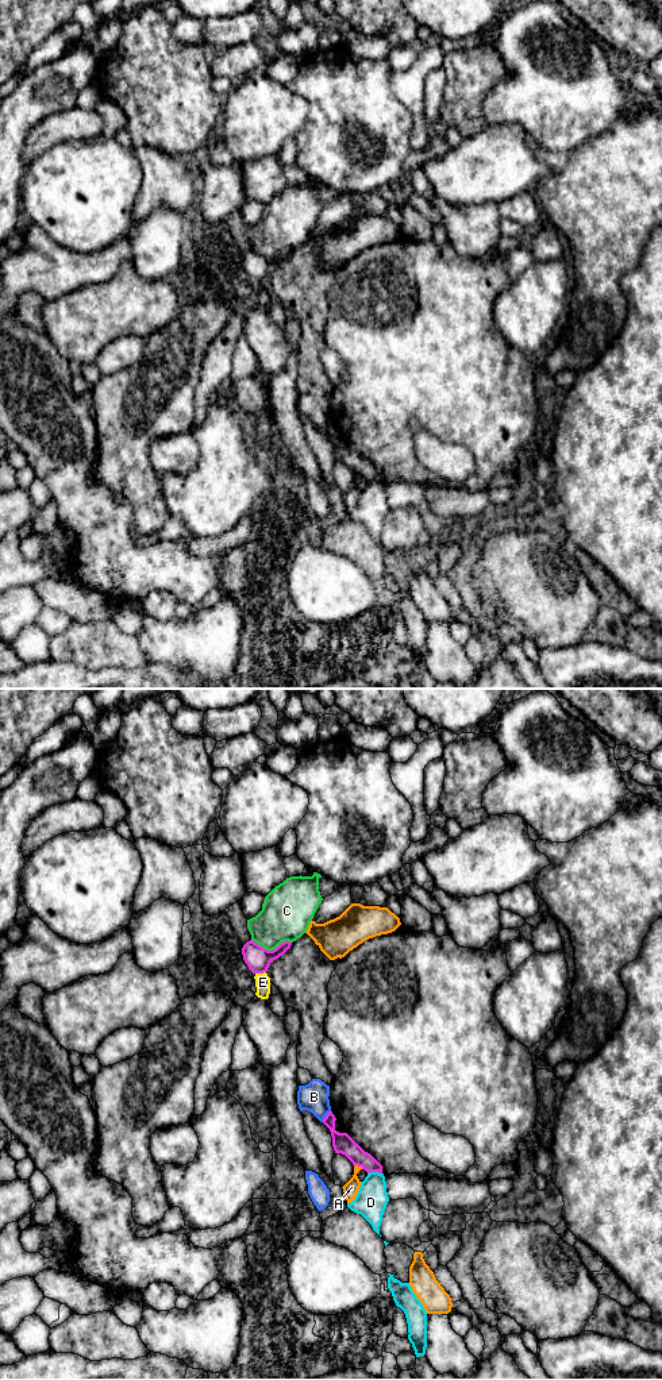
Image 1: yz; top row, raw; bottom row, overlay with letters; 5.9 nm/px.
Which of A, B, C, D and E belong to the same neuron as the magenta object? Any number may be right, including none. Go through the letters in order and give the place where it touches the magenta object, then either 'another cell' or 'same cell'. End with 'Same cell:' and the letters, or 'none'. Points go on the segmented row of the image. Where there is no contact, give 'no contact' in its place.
A: yz (358, 1165) | another cell
B: yz (326, 1116) | another cell
C: yz (273, 949) | another cell
D: yz (374, 1171) | another cell
E: yz (260, 972) | another cell
Same cell: none

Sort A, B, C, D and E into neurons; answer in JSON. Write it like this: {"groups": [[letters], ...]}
{"groups": [["A"], ["B"], ["C"], ["D"], ["E"]]}

